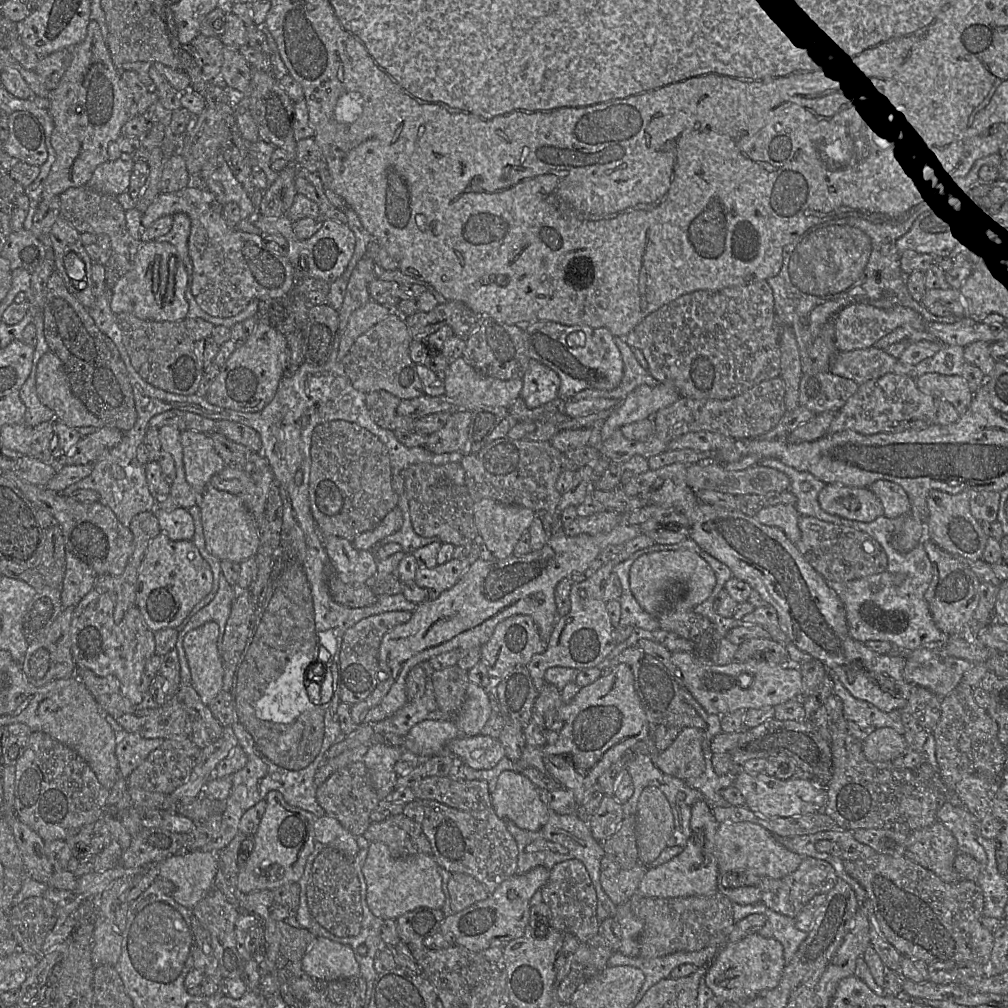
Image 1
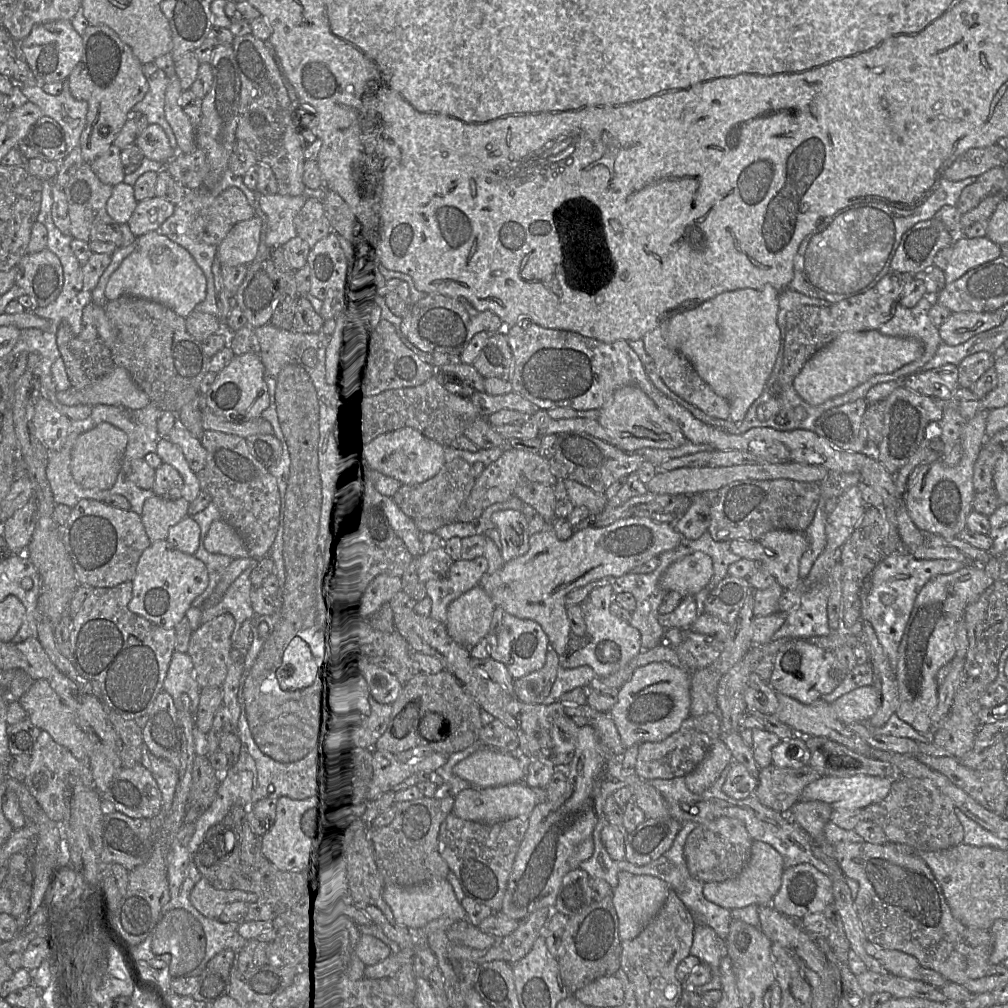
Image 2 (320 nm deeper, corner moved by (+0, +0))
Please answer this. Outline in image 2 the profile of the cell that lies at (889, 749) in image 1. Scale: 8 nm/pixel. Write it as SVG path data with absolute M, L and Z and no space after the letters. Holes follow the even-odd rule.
M967 564L951 574L939 575L929 580L917 595L910 617L906 624L898 649L898 663L895 670L899 706L895 711L897 717L909 724L923 736L931 736L931 714L938 703L937 674L955 657L955 634L958 622L963 618L966 607L977 600L980 595L995 581L990 578L981 565Z

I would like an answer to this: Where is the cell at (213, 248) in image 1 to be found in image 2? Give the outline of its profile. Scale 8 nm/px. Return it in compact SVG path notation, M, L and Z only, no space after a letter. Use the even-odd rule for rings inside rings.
M153 197L137 203L130 219L126 223L131 233L142 236L150 231L156 231L169 218L175 205L163 198Z

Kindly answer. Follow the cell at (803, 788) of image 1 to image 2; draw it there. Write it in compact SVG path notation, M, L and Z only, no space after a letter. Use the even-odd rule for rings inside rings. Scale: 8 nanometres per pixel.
M870 775L822 776L803 789L800 801L819 800L833 809L864 809L885 799L892 782L890 777Z

